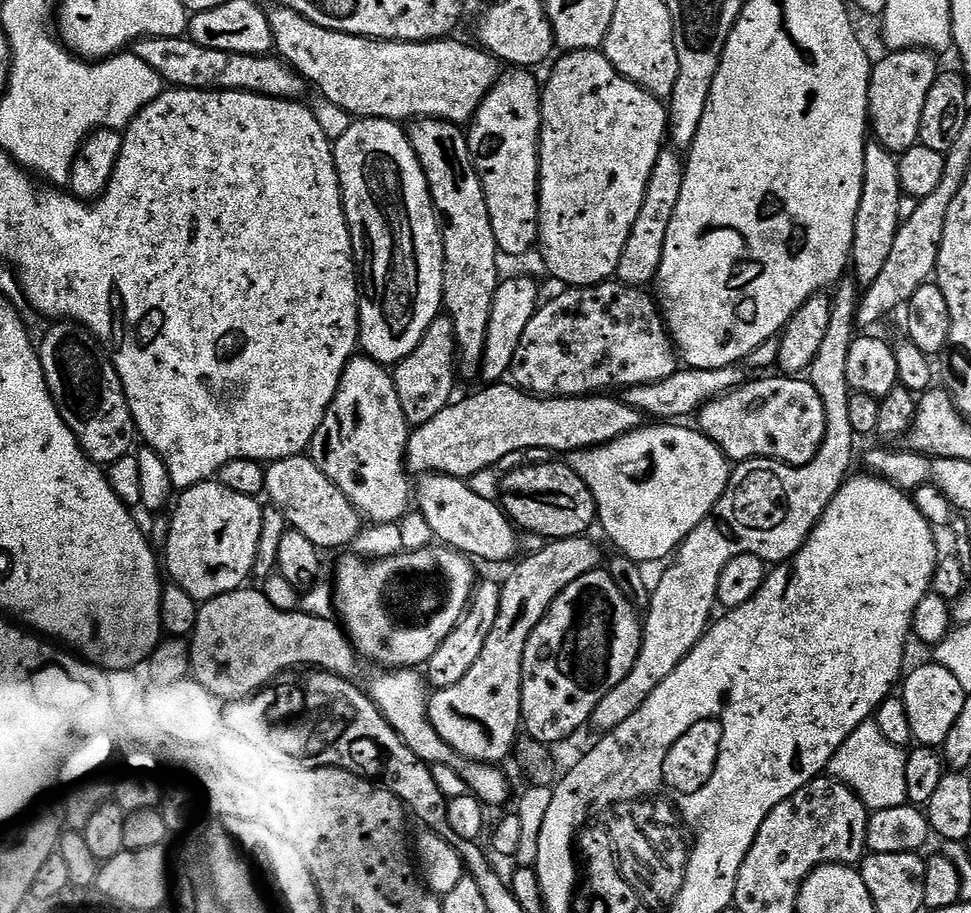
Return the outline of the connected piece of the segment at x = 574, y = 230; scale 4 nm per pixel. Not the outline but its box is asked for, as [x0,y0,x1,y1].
[538,50,668,288]

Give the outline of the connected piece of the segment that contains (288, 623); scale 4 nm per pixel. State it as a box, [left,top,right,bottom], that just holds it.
[190,590,362,697]

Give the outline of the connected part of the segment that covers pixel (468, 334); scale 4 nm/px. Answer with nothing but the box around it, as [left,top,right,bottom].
[407,120,502,377]

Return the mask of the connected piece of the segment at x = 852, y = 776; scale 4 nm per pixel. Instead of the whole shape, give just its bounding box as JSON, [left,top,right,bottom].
[827,722,908,812]

